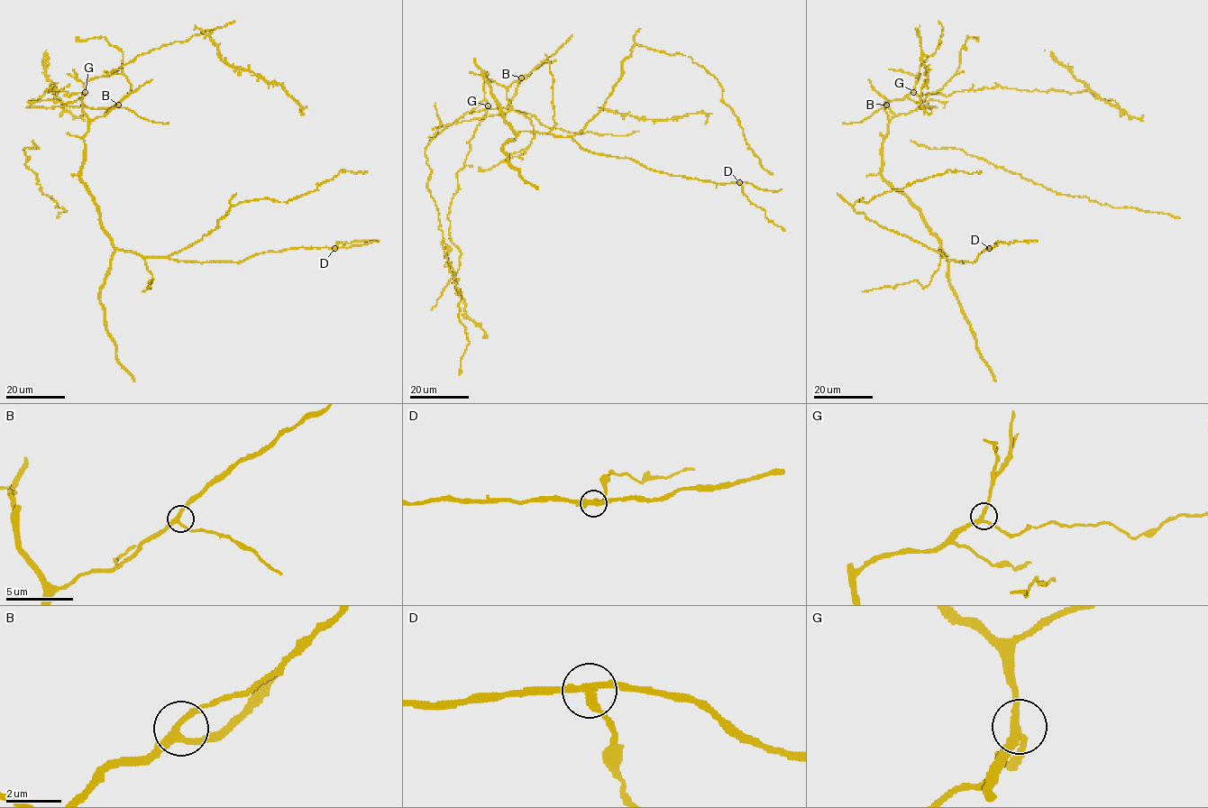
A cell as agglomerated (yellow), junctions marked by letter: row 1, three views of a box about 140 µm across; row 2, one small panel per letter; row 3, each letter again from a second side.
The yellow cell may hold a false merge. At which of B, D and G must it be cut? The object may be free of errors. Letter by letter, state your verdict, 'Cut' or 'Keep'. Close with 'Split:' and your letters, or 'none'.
B: Keep
D: Cut
G: Keep
Split: D

